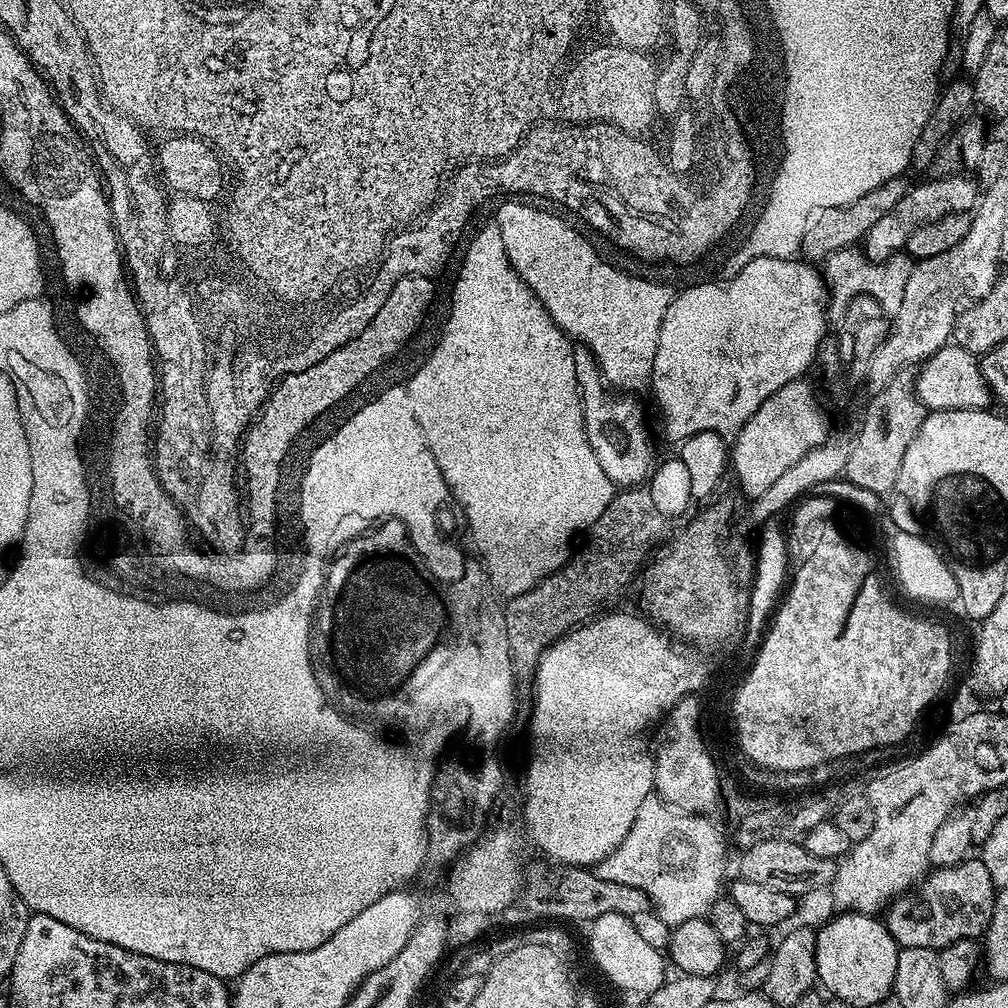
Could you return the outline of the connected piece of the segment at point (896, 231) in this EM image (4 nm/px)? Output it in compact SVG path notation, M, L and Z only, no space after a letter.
M948 174L940 178L944 180L928 180L925 184L913 183L902 198L902 202L898 202L898 206L894 206L890 214L874 222L874 226L870 226L862 240L862 250L867 259L872 262L883 262L889 256L897 255L907 245L909 233L914 226L933 223L943 216L971 213L978 203L978 184L975 179L967 180L964 176L967 175Z

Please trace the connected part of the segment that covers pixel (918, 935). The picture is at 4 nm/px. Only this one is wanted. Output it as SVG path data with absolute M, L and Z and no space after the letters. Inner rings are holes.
M968 858L963 863L929 871L918 887L897 896L886 909L886 923L900 948L935 948L937 950L958 942L961 938L980 938L988 929L996 905L998 885L990 878L990 870L979 858Z

